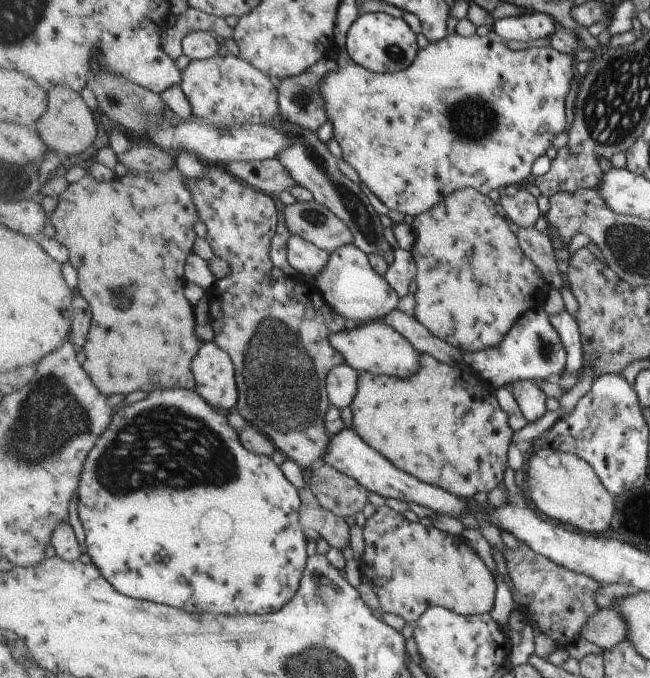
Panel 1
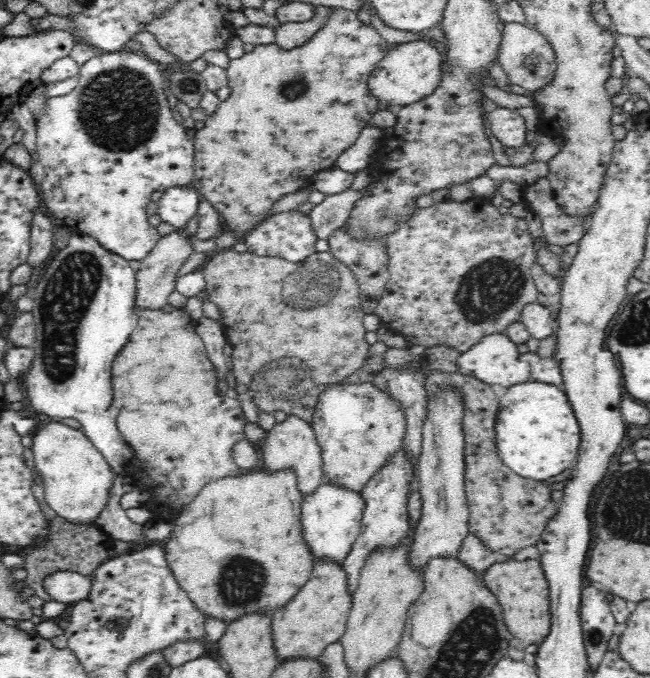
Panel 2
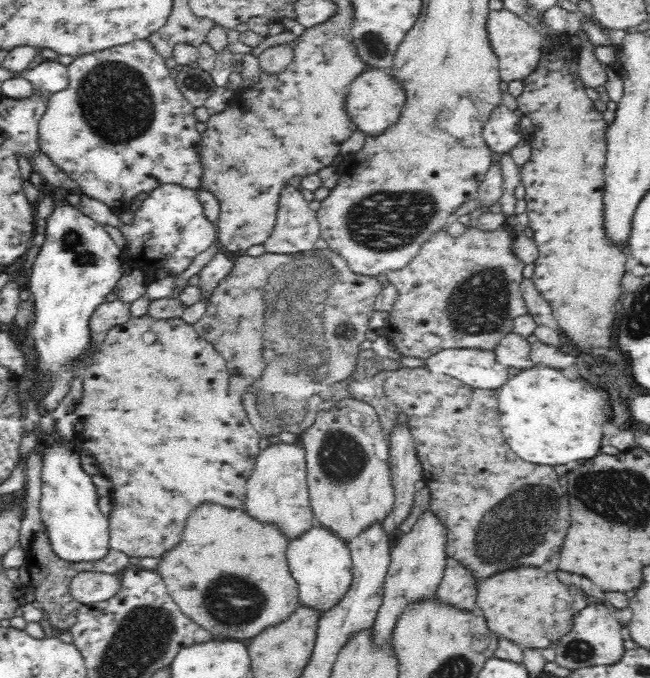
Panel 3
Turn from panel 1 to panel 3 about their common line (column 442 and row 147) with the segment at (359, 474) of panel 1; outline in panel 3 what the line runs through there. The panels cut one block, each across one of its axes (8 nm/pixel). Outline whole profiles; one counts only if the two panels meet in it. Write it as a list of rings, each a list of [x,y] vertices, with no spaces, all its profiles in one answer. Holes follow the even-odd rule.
[[[505,105],[495,106],[483,124],[482,135],[488,148],[496,154],[510,152],[523,138],[520,130],[521,117]]]

